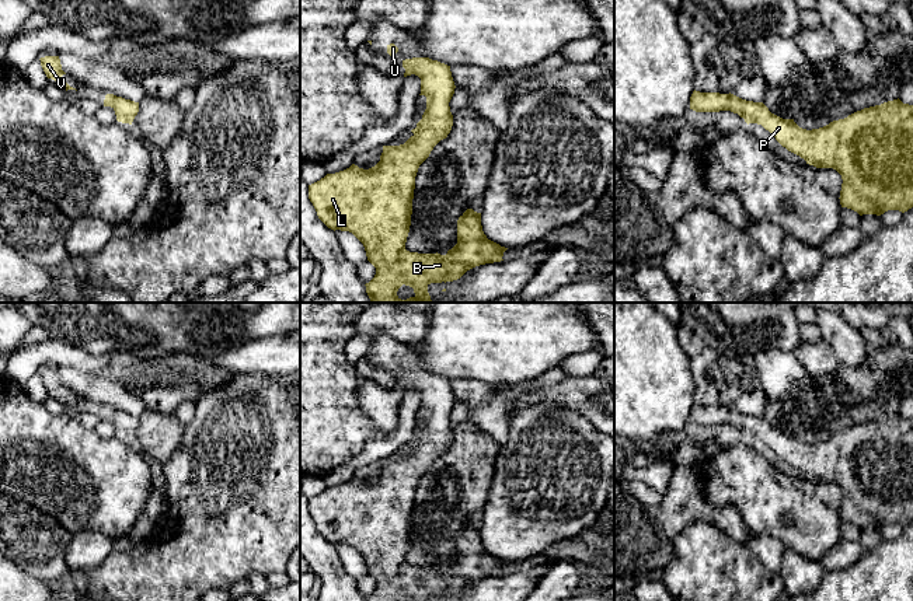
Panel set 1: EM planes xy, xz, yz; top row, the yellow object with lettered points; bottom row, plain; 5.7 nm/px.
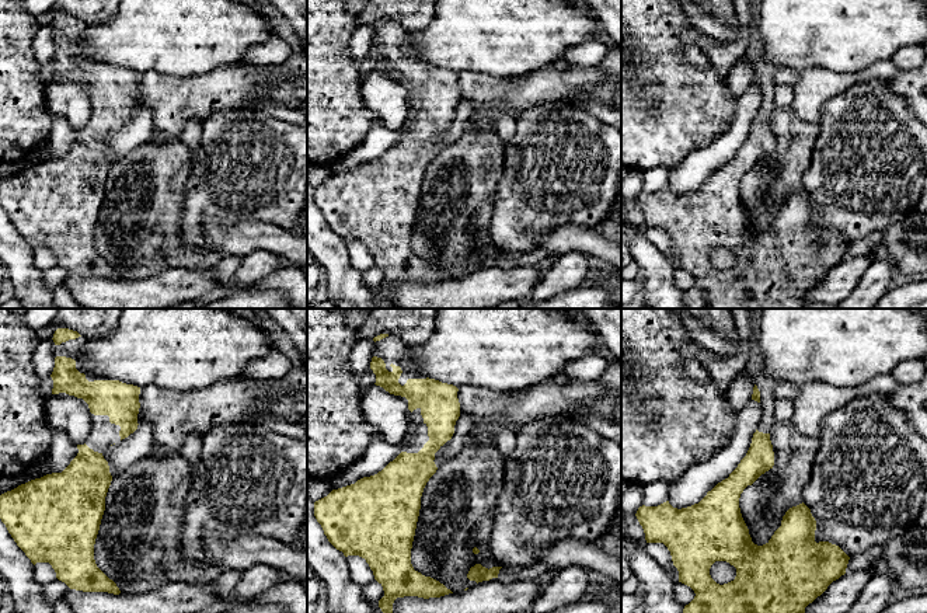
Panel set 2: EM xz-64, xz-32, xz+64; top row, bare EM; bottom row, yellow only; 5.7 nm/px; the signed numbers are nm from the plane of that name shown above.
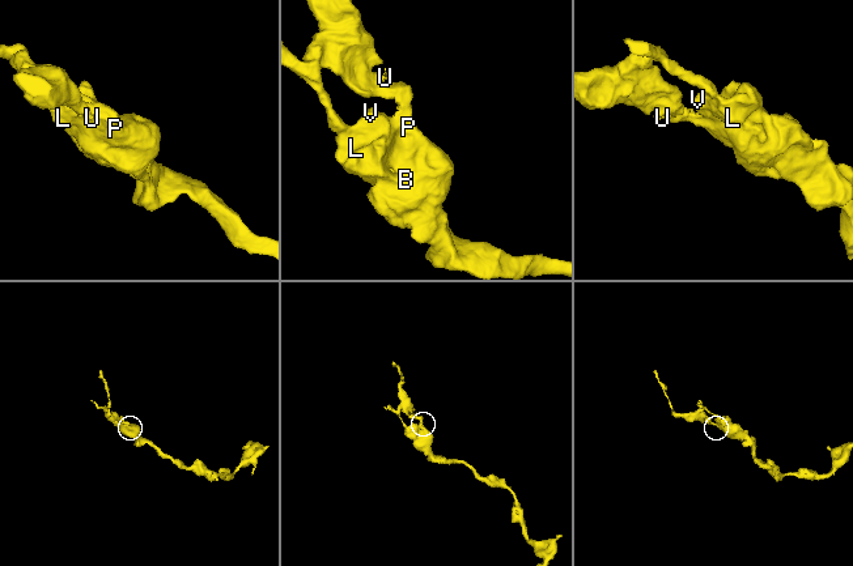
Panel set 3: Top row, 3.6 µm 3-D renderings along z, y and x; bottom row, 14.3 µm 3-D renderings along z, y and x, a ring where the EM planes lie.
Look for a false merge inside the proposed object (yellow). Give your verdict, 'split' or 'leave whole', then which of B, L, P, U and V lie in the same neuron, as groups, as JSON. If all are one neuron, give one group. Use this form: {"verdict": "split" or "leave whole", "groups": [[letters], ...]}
{"verdict": "leave whole", "groups": [["B", "L", "P", "U", "V"]]}

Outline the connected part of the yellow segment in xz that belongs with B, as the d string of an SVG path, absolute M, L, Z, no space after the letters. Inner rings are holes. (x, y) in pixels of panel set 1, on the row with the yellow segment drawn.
M429 57L403 60L404 77L415 74L421 78L421 94L426 97L426 109L417 123L414 133L404 144L383 146L380 161L363 170L352 164L349 168L327 174L309 185L309 199L318 219L331 230L352 233L365 247L367 261L376 268L374 277L366 283L366 293L372 303L433 303L428 293L431 283L453 282L467 270L503 261L508 249L487 238L481 226L481 213L467 209L457 220L457 244L440 254L418 254L405 249L411 226L415 177L419 165L429 157L433 147L452 130L453 115L449 102L454 94L450 66ZM405 284L415 296L401 300L398 289Z

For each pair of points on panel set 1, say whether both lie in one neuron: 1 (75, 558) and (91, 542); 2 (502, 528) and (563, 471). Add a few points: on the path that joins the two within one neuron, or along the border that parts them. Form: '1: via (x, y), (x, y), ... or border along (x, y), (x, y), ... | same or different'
1: via (79, 555), (87, 547) | same
2: via (518, 516), (547, 486) | same

